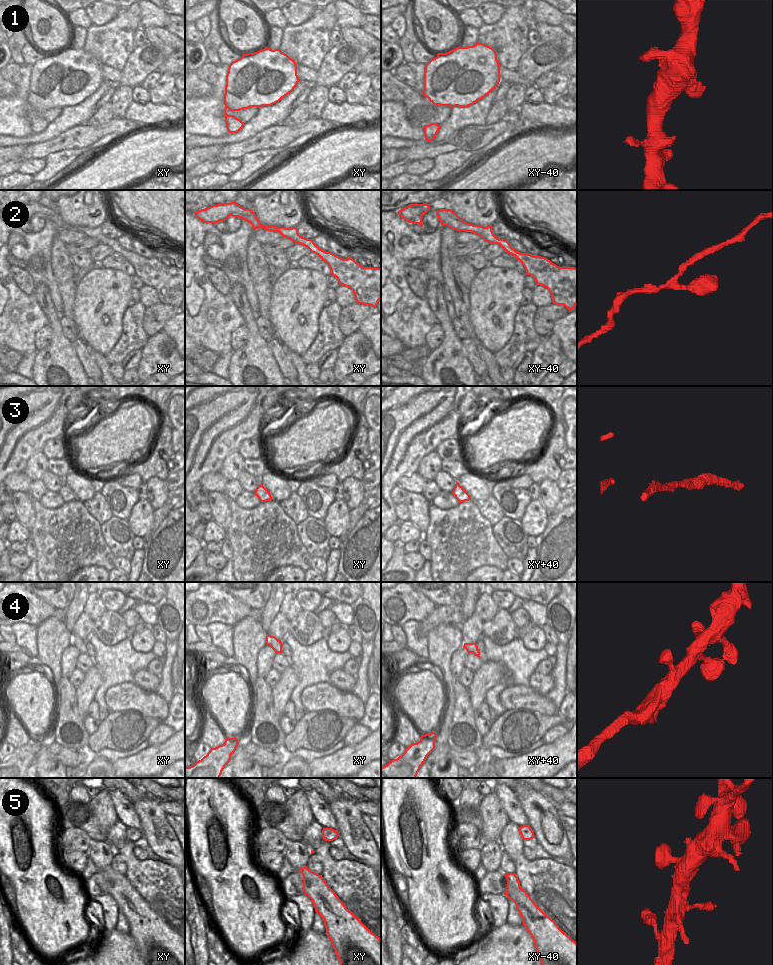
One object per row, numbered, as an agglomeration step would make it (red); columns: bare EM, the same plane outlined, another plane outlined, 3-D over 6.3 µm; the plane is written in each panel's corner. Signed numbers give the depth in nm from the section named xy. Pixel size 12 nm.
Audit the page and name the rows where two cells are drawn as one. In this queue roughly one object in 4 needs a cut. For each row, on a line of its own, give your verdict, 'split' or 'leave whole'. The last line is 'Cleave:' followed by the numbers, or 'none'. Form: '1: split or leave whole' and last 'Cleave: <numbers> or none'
1: leave whole
2: leave whole
3: split
4: leave whole
5: leave whole
Cleave: 3

